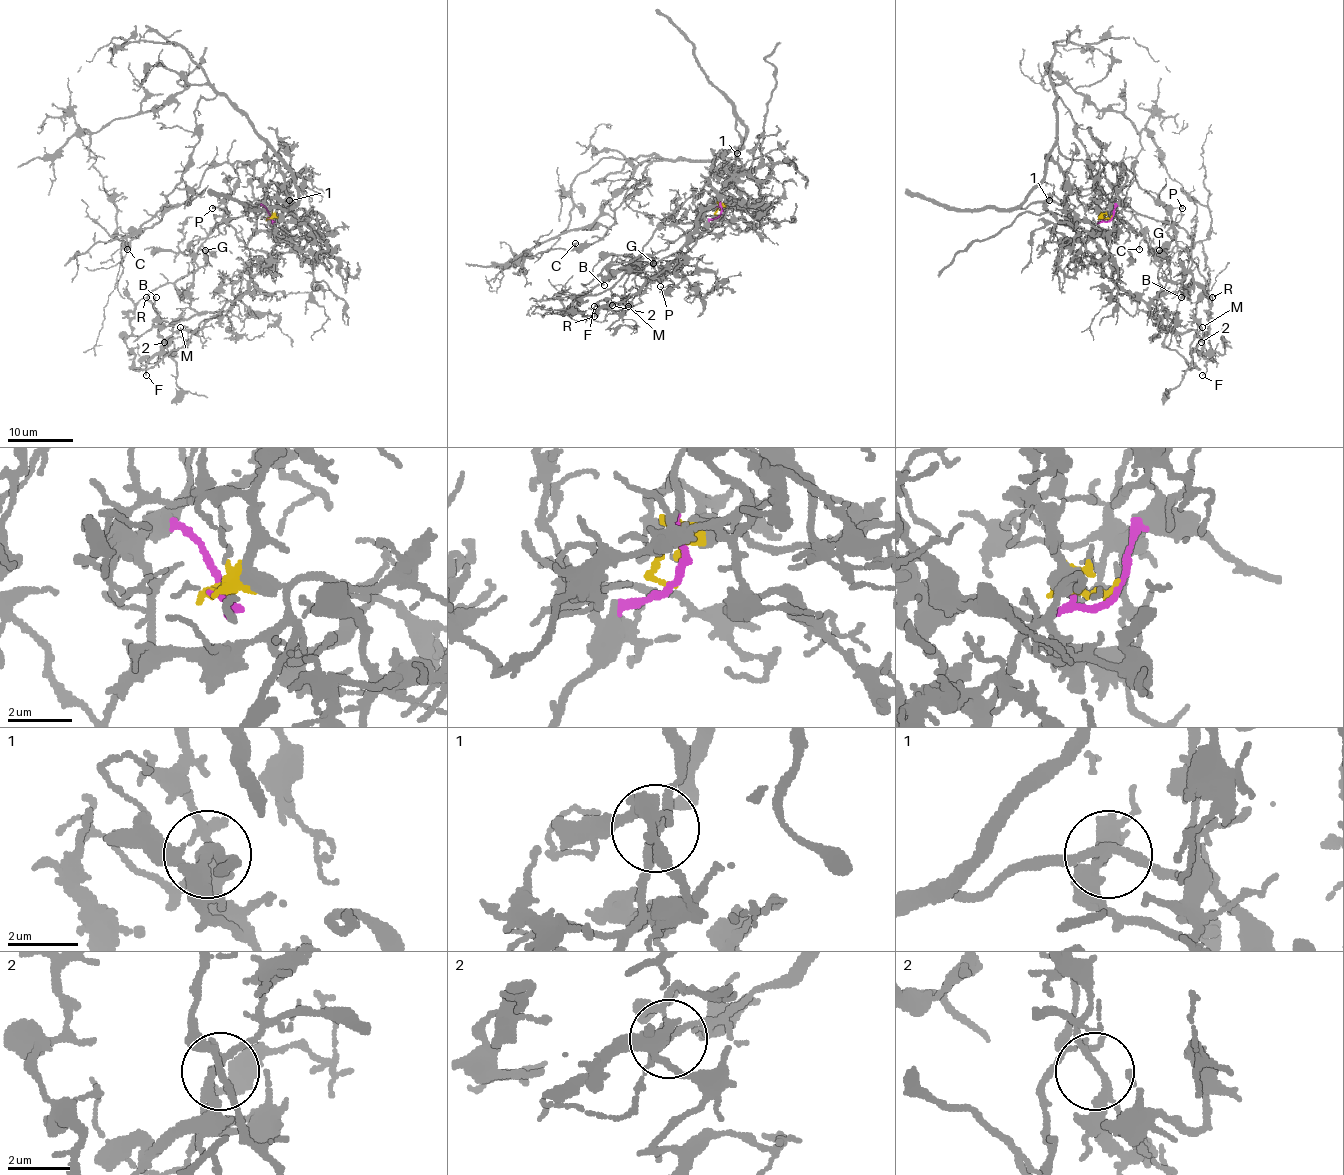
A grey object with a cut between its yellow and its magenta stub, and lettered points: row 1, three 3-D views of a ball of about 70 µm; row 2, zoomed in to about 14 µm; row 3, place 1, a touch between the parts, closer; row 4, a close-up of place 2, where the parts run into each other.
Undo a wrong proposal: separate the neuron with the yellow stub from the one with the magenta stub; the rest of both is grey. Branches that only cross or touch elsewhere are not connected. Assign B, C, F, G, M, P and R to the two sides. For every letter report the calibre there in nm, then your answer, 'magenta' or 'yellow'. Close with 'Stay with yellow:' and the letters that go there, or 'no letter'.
B: 160 nm | yellow
C: 160 nm | magenta
F: 120 nm | yellow
G: 160 nm | yellow
M: 90 nm | yellow
P: 110 nm | magenta
R: 130 nm | yellow
Stay with yellow: B, F, G, M, R

